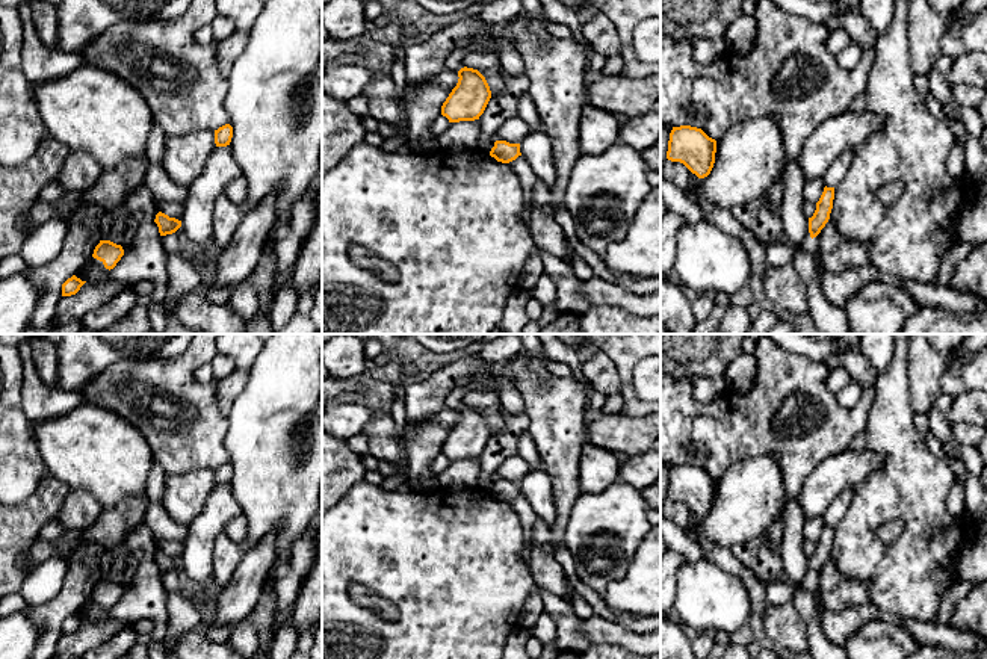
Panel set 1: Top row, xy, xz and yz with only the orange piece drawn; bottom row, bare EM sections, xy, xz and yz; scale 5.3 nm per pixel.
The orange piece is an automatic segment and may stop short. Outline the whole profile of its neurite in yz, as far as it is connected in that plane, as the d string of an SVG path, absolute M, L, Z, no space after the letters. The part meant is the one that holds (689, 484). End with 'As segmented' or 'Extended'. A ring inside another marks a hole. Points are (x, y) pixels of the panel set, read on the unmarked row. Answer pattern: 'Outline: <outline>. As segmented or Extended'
Outline: M691 464L673 466L667 497L683 502L698 517L710 512L715 502L716 479L701 467Z. As segmented

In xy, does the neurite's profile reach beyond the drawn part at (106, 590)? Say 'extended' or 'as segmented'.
as segmented

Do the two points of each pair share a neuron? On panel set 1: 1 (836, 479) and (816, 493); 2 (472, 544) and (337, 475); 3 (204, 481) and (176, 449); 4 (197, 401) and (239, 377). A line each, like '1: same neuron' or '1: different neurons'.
1: same neuron
2: different neurons
3: different neurons
4: different neurons

